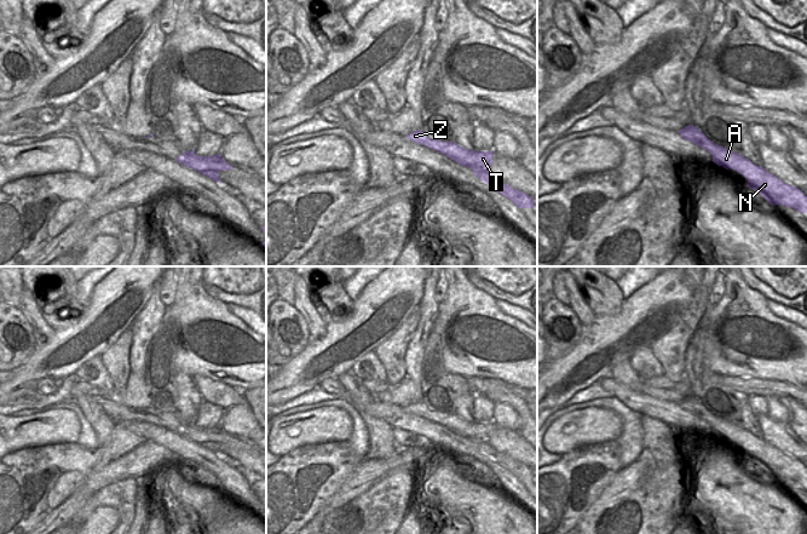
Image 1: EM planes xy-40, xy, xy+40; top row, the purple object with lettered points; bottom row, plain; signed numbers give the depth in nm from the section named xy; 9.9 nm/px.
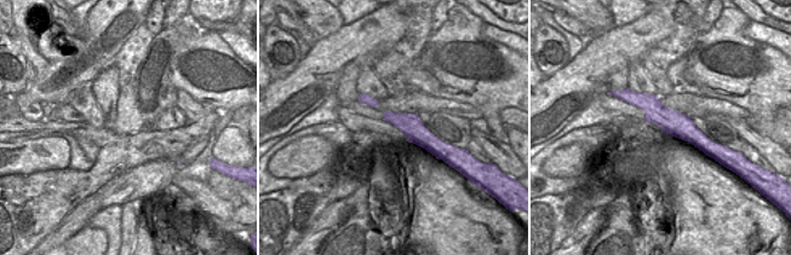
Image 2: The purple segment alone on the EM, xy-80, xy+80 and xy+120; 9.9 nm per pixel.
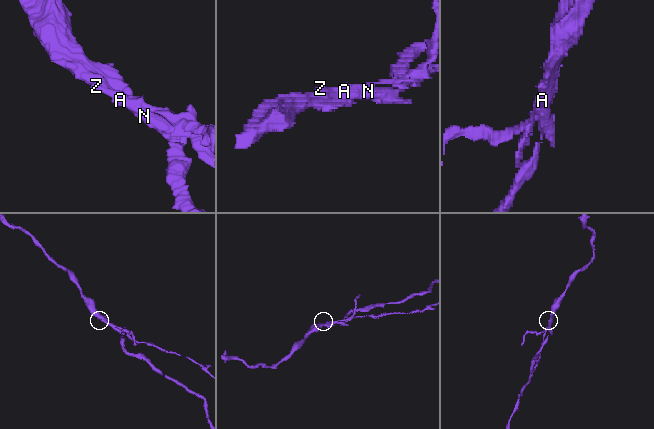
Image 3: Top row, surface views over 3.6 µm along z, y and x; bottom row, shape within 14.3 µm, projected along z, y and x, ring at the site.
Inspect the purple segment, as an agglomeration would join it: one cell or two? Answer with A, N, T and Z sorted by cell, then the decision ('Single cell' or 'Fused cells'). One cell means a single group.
Groups: A N Z / T. Fused cells.

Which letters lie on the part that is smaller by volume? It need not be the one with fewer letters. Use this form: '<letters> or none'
T

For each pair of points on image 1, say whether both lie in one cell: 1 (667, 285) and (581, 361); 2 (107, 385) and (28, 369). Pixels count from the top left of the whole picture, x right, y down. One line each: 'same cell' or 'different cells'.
1: same cell
2: different cells

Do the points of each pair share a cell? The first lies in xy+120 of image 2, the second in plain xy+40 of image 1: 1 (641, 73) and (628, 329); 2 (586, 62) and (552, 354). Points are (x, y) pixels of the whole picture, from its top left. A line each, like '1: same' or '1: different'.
1: different
2: different

